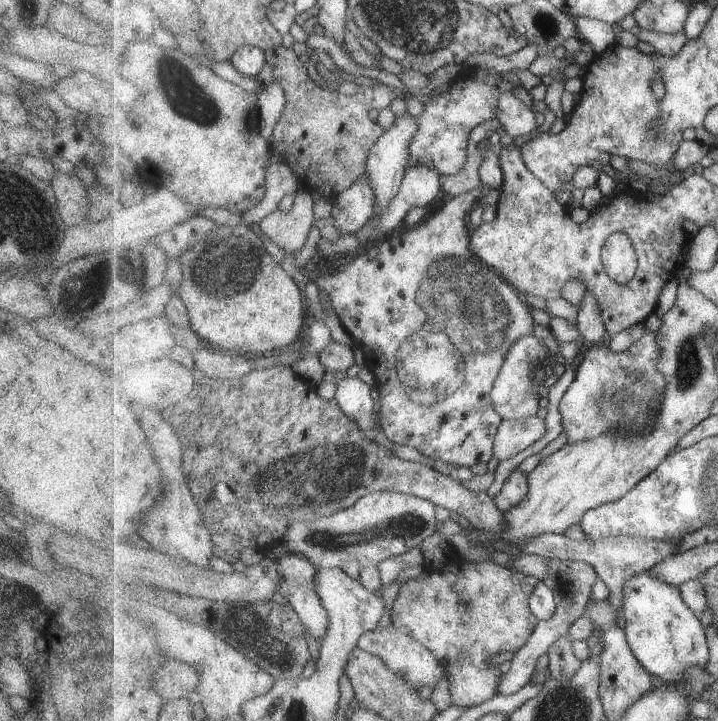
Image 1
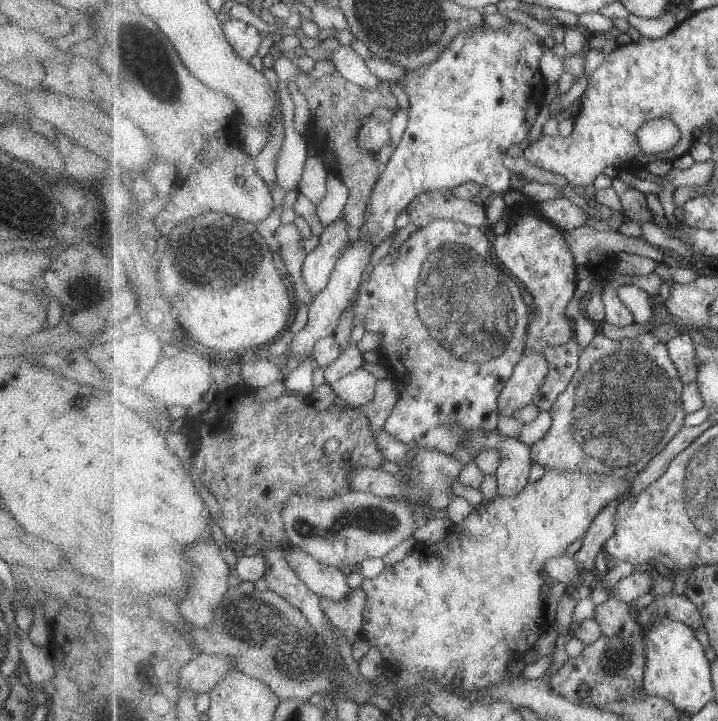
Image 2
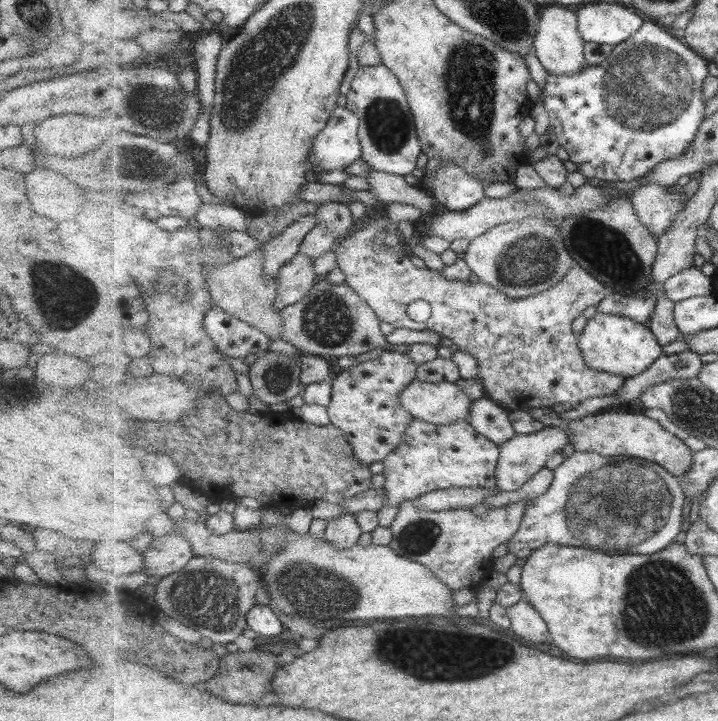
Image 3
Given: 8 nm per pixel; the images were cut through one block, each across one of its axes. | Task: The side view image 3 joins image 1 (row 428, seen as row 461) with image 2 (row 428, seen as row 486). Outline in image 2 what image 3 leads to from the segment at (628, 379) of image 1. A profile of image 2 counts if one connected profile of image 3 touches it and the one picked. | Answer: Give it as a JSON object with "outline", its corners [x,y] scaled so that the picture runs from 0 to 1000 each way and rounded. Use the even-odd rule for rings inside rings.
{"outline":[[[904,459],[884,469],[870,469],[864,474],[848,472],[845,466],[840,466],[840,463],[833,460],[823,477],[815,481],[808,498],[806,513],[801,516],[792,538],[779,549],[767,564],[770,588],[755,610],[740,620],[741,637],[745,642],[765,653],[812,652],[815,656],[825,655],[859,663],[884,664],[904,645],[904,641],[908,641],[908,637],[914,635],[915,630],[919,630],[926,623],[926,619],[930,619],[932,613],[937,612],[937,607],[947,601],[948,594],[953,594],[951,588],[954,588],[957,571],[951,566],[951,533],[946,513],[943,513],[937,497],[935,497],[930,477],[923,477],[915,472],[908,460]]]}

